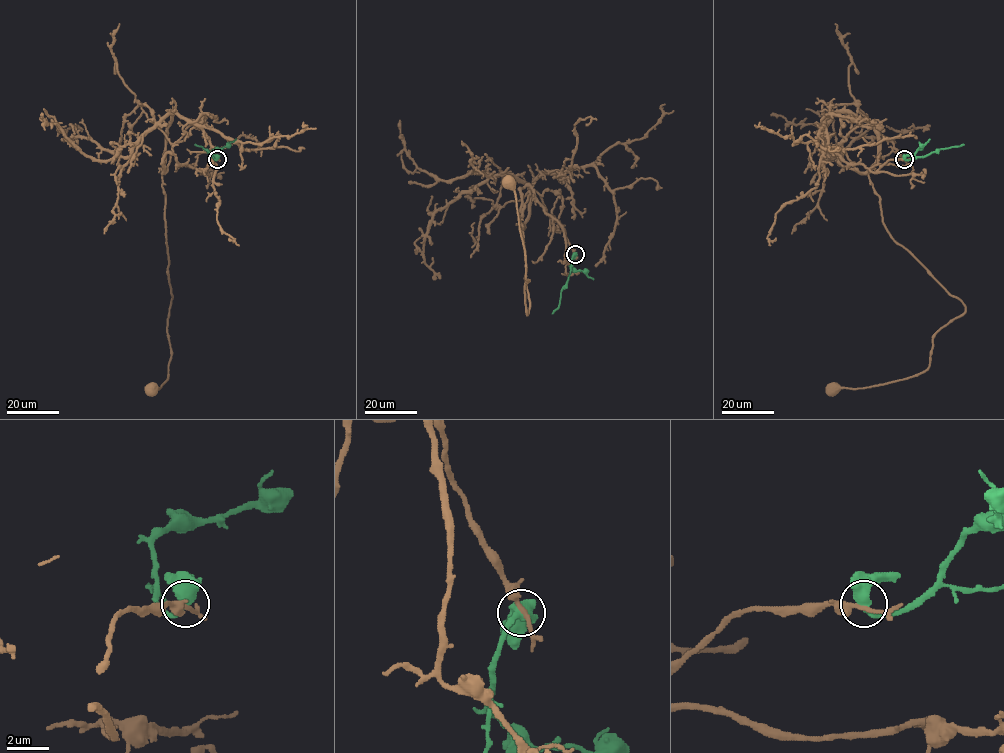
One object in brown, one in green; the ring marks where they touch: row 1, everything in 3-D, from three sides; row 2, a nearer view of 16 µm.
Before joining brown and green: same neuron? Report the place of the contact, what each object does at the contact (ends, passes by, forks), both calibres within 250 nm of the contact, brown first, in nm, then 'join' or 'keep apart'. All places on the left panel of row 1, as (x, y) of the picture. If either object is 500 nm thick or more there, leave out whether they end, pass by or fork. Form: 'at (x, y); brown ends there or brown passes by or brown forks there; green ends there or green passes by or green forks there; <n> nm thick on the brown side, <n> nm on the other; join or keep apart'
at (217, 159); brown passes by; green passes by; 240 nm thick on the brown side, 480 nm on the other; keep apart

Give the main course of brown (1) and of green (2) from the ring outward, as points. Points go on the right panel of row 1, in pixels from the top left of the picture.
1: (904, 159), (872, 172), (836, 152), (868, 175), (890, 235), (965, 311), (935, 334), (924, 371), (832, 390)
2: (904, 158), (924, 156), (941, 149), (964, 144)

